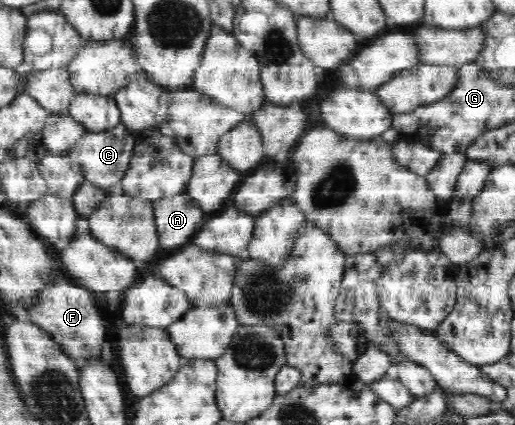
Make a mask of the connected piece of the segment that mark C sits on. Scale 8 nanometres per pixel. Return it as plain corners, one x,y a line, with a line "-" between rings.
119,123
112,129
99,132
86,132
82,139
73,147
67,155
80,166
84,179
101,189
109,189
119,180
130,167
134,155
135,134
126,129
123,123

